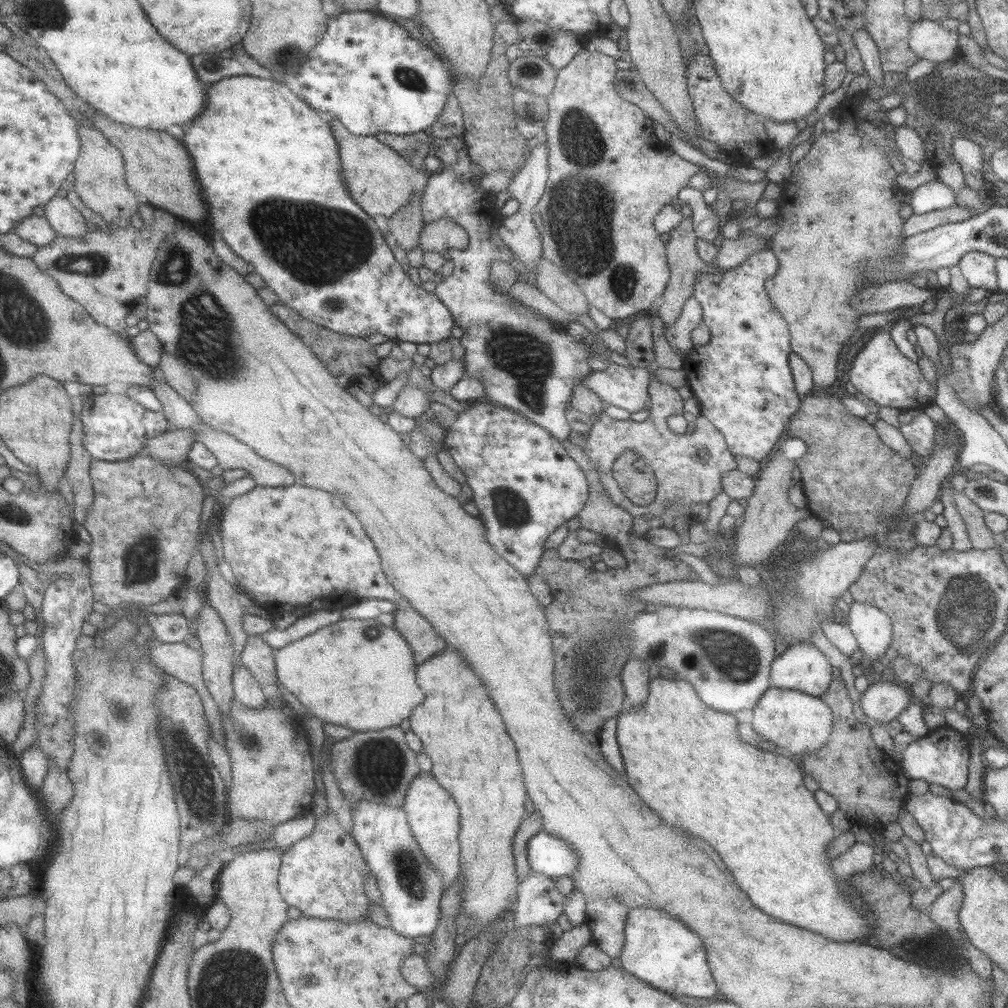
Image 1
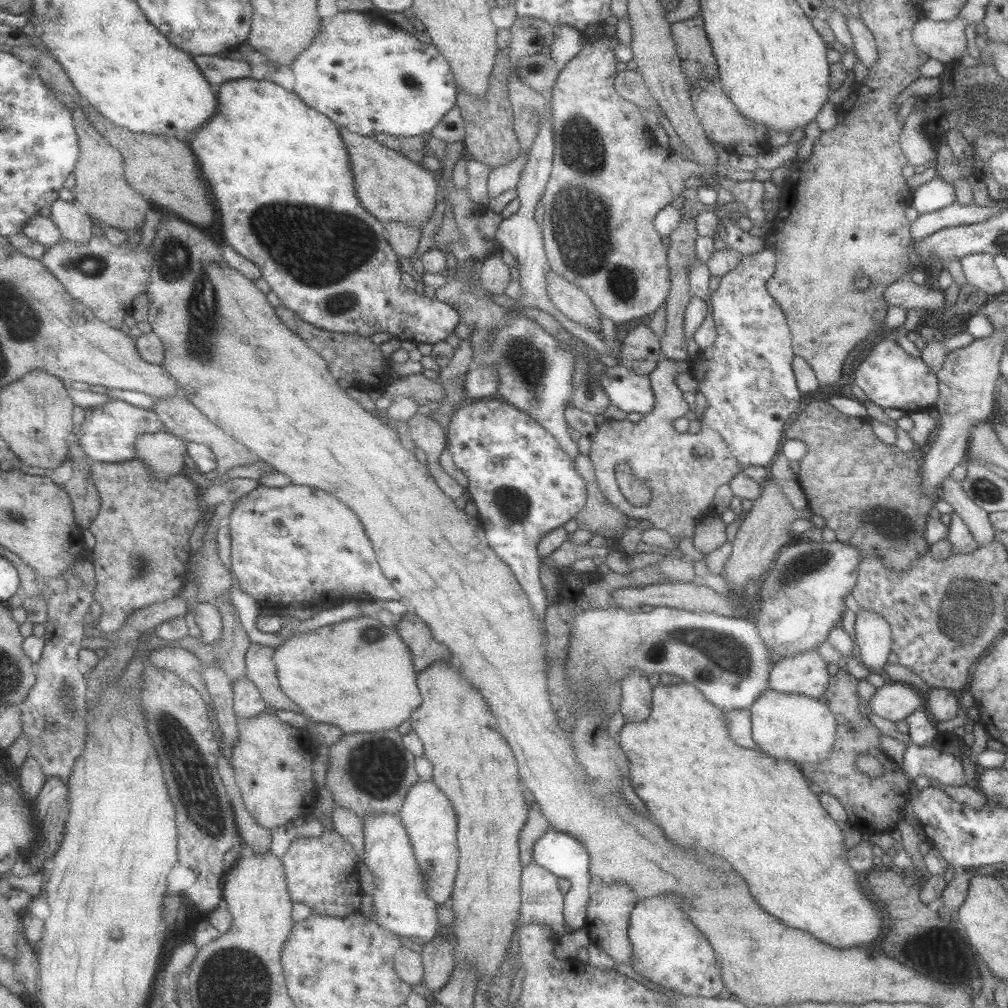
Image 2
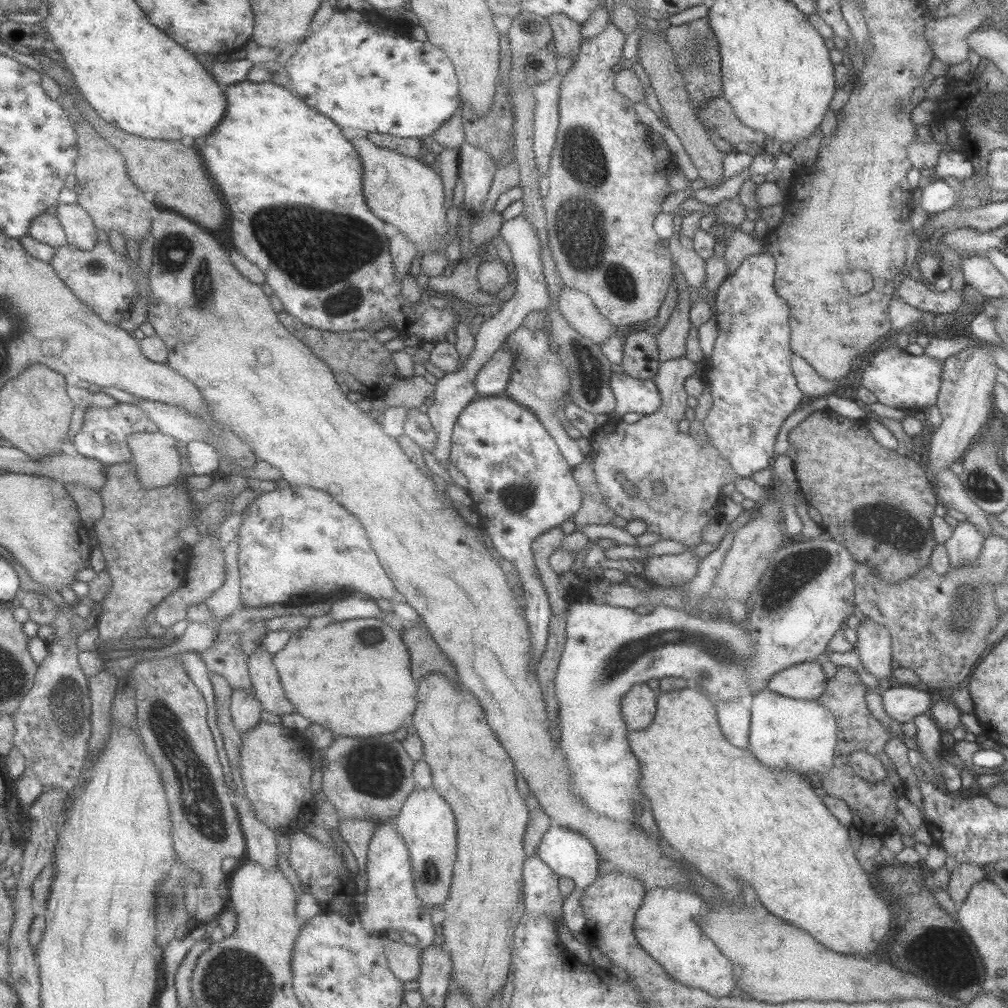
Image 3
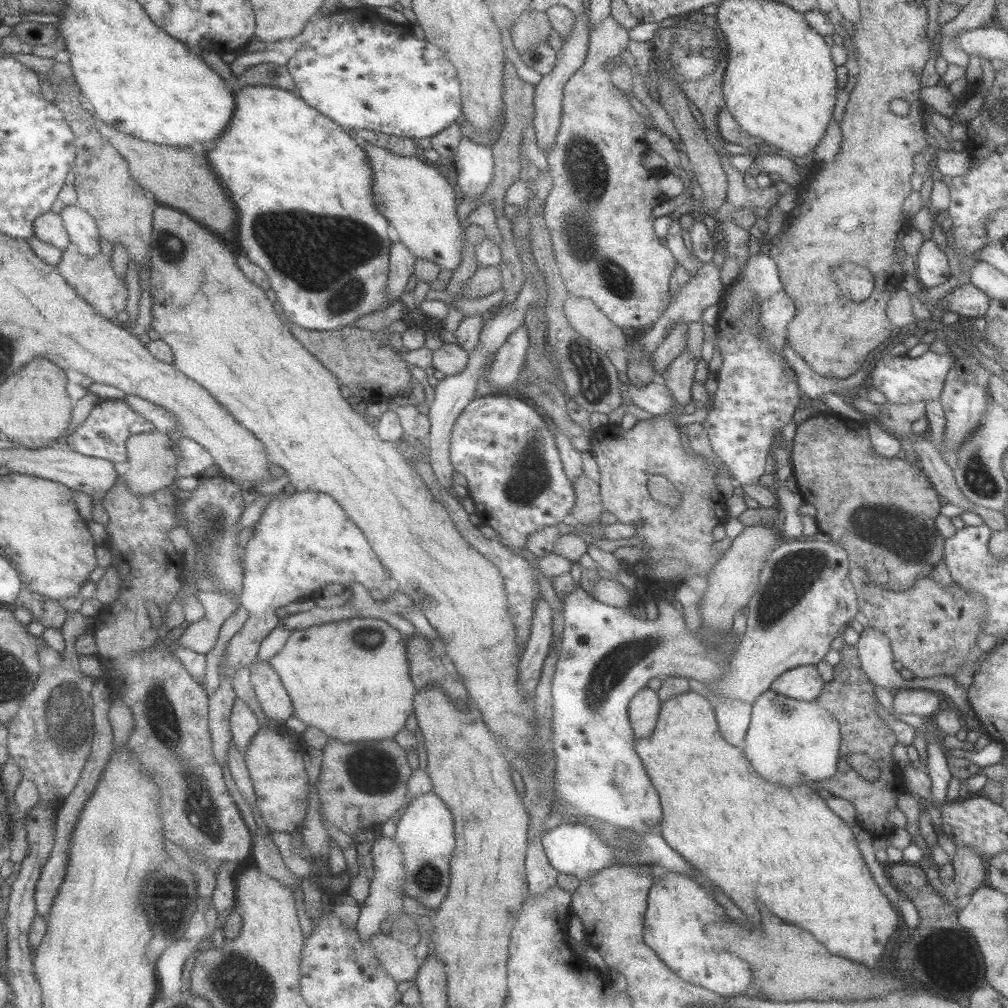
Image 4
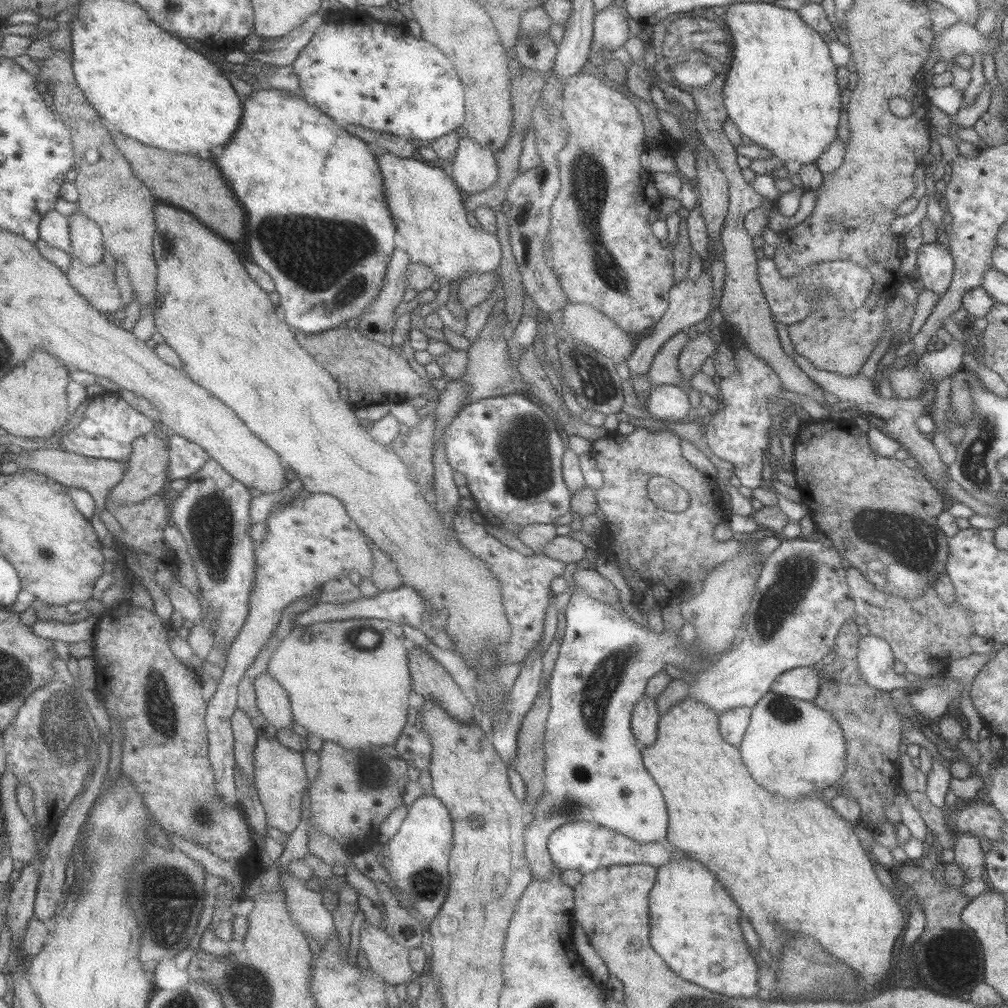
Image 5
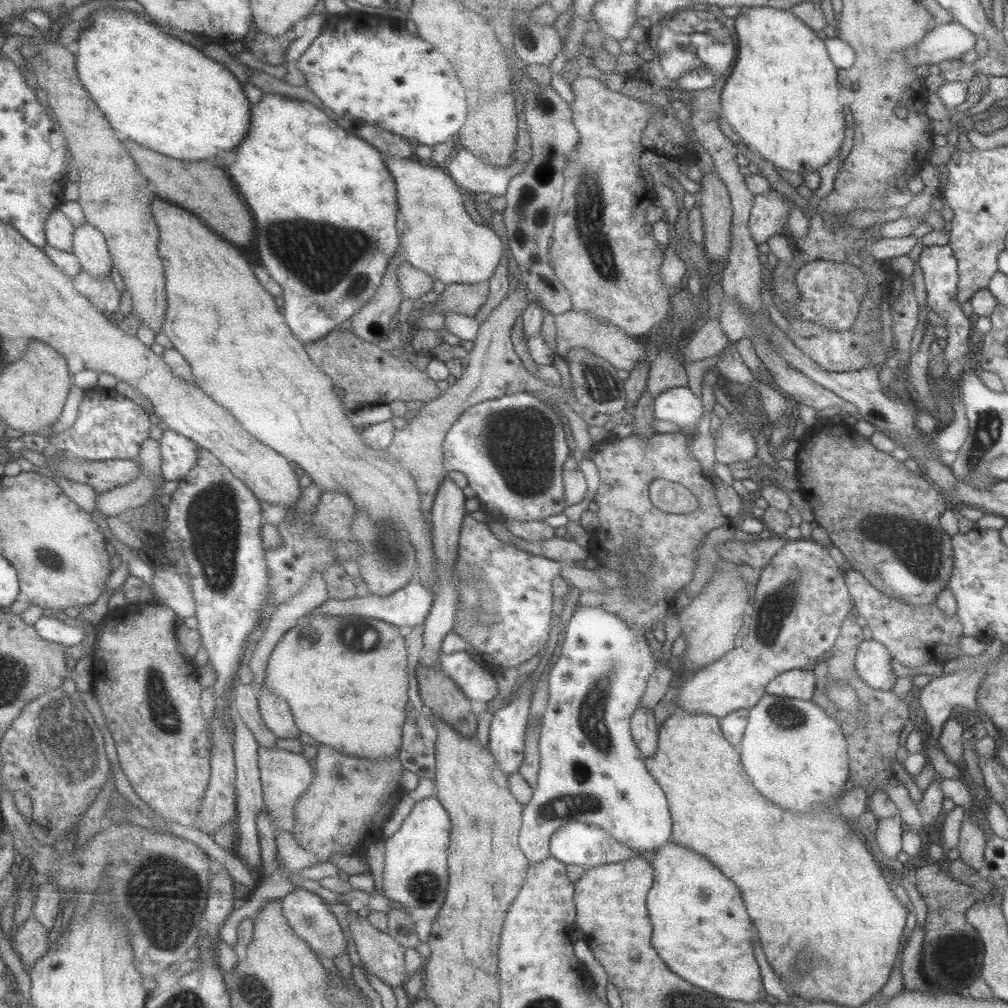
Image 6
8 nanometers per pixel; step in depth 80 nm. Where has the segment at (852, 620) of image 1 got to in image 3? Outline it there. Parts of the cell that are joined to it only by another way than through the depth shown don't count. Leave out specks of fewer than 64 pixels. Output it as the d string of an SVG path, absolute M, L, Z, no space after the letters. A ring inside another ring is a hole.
M865 618L856 631L856 646L860 663L876 679L894 683L890 676L892 648L889 631L882 625Z

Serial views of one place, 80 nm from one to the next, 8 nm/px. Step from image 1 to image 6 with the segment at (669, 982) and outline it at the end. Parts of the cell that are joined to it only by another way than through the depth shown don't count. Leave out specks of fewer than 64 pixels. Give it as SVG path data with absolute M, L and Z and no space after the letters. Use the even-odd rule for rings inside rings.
M671 842L657 848L649 864L653 868L652 885L646 896L649 922L653 924L650 944L661 956L665 966L685 982L691 982L697 988L725 996L729 1000L747 1003L765 1001L763 998L767 994L753 957L753 944L758 943L755 940L758 935L743 908L740 890L704 856Z

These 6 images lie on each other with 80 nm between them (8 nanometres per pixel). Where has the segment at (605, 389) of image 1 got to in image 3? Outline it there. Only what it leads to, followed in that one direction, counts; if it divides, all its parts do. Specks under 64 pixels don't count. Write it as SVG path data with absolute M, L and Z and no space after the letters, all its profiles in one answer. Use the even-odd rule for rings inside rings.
M625 371L612 372L610 374L610 387L615 397L614 410L616 415L612 417L613 419L620 420L621 416L627 414L627 412L637 412L642 416L651 414L658 409L660 398L652 380L637 380L629 376Z

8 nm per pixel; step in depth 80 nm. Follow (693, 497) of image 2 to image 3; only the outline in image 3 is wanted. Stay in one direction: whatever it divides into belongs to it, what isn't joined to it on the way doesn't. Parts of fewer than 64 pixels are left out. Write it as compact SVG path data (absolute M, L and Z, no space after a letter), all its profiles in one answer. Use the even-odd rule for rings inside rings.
M685 357L661 361L657 372L652 378L655 383L660 403L658 409L648 415L642 415L636 423L625 423L622 420L608 418L597 430L589 436L591 450L588 454L593 459L592 470L597 482L599 494L603 496L605 504L615 512L616 518L628 521L641 520L646 524L646 532L654 532L660 539L674 540L691 550L700 543L701 529L715 516L721 514L723 499L720 497L720 489L737 480L735 472L729 468L729 464L717 454L711 440L705 442L705 448L701 448L693 438L687 434L678 432L677 423L684 419L683 412L688 408L687 393L683 390L683 380L695 374L695 365ZM617 474L621 474L627 482L633 484L634 492L625 492L617 483ZM653 483L663 485L663 494L653 494Z

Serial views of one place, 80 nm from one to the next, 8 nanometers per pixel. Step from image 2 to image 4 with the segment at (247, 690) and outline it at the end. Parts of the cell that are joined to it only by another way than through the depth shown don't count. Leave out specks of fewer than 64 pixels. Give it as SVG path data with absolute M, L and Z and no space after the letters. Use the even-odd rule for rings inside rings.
M235 697L230 714L230 734L237 745L238 751L244 758L245 747L251 740L251 737L258 731L259 723L251 708L247 706L240 698Z

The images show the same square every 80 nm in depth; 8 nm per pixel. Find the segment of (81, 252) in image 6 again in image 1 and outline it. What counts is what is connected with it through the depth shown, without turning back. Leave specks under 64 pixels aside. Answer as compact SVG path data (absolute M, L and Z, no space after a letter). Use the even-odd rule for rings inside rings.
M59 194L44 206L44 216L60 236L81 238L89 234L83 214Z

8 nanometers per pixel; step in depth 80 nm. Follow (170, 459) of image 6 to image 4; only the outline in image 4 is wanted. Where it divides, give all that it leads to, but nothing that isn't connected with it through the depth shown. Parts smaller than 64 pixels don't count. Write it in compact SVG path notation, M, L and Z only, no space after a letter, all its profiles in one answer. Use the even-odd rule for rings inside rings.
M181 437L178 440L178 449L181 458L177 458L177 467L175 467L176 478L196 477L203 471L213 465L212 457L207 450L201 447L201 444Z

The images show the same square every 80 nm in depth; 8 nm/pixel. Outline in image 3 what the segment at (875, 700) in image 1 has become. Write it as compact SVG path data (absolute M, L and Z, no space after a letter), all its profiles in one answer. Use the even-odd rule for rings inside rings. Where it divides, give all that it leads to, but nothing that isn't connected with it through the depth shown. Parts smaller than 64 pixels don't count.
M892 684L881 691L882 710L889 714L889 719L899 723L912 721L921 713L928 713L933 702L933 692L923 687Z

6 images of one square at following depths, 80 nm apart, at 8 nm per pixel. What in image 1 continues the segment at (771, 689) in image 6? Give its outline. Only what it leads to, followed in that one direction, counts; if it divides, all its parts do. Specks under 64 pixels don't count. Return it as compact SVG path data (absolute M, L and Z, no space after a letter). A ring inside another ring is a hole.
M813 643L792 644L774 657L770 680L773 687L819 697L832 681L831 665Z

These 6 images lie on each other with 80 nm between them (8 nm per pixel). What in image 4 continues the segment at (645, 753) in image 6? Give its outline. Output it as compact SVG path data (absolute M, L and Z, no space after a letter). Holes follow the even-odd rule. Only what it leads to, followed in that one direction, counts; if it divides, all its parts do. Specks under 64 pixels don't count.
M648 687L635 691L627 705L627 717L635 737L645 738L652 733L657 724L659 707L656 692Z

